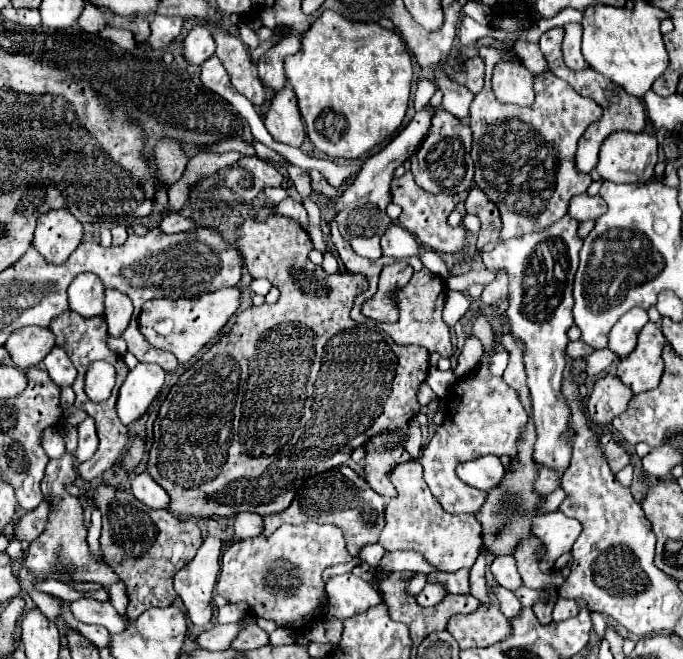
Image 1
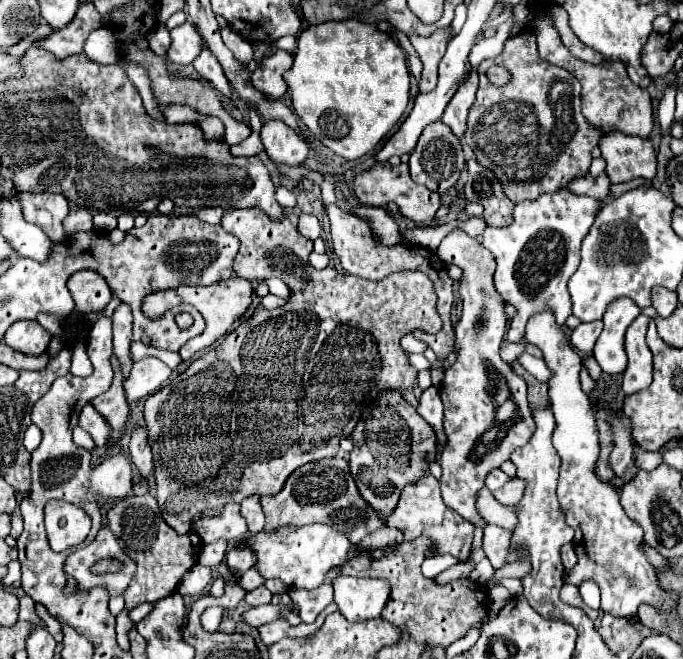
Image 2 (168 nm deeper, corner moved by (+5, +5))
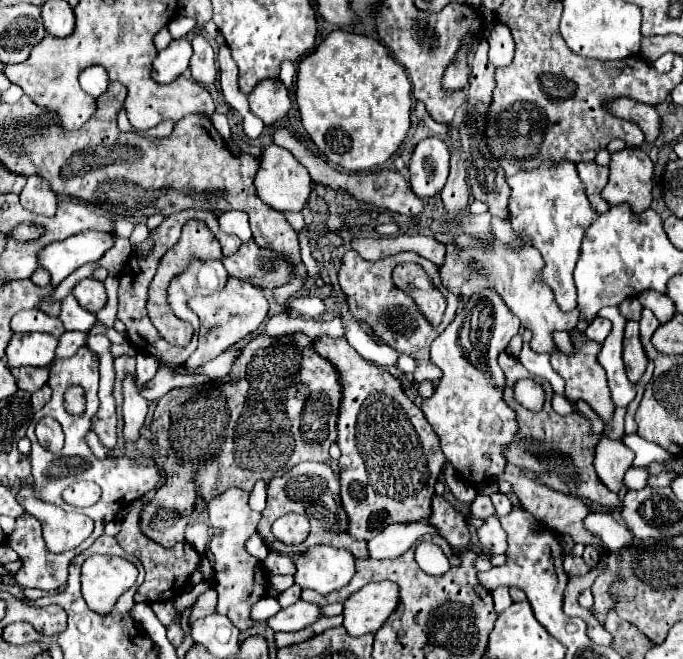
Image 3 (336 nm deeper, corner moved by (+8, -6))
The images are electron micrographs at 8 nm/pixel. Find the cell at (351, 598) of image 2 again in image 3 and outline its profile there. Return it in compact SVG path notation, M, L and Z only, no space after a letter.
M370 583L346 599L344 627L352 637L376 633L392 615L392 611L396 611L398 603L400 599L396 583Z

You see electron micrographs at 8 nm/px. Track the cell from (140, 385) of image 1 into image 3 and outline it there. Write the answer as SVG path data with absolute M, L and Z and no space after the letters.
M138 353L138 355L136 355L136 361L138 361L138 365L136 365L138 383L144 385L146 381L150 381L150 379L156 375L160 363L158 363L158 359L156 359L154 355L144 355L144 353Z

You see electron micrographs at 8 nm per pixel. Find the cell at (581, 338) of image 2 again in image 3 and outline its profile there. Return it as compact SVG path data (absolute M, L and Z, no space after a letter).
M596 317L596 319L588 325L586 335L588 335L590 339L594 339L594 341L602 343L602 341L608 337L608 333L610 333L610 331L612 331L612 323L610 323L608 319L604 319L604 317Z

